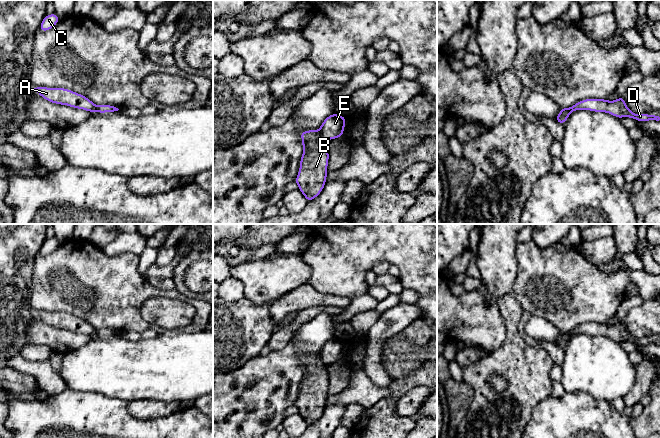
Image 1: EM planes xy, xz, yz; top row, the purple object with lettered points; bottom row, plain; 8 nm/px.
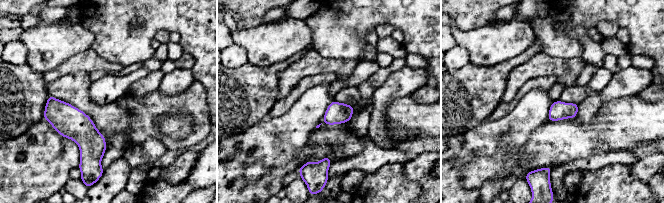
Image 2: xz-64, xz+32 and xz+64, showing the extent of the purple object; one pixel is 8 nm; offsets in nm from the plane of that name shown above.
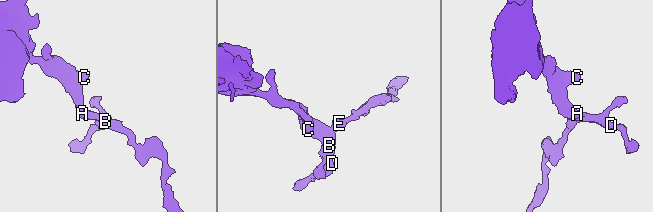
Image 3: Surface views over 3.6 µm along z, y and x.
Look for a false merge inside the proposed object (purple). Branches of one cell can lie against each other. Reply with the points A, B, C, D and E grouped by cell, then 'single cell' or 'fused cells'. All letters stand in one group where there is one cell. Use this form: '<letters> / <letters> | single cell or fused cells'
A B C D / E | fused cells

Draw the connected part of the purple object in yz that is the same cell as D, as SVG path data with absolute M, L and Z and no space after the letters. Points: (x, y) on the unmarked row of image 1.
M623 320L614 325L608 325L607 323L595 323L589 322L575 327L572 330L573 335L577 334L589 334L594 336L609 337L619 343L622 341L628 341L635 343L639 346L646 346L650 344L659 345L660 341L652 338L635 338L626 329Z

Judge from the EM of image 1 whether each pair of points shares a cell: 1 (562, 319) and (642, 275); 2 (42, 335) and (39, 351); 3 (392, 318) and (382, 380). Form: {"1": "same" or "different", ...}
{"1": "different", "2": "different", "3": "same"}

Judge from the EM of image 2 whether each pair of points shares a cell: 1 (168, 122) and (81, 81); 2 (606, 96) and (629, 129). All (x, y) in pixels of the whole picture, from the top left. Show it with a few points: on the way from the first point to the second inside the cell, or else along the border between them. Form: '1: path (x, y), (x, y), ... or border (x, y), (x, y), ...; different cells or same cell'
1: border (179, 110), (157, 115), (154, 126); different cells
2: border (632, 95), (609, 100), (601, 107); different cells

